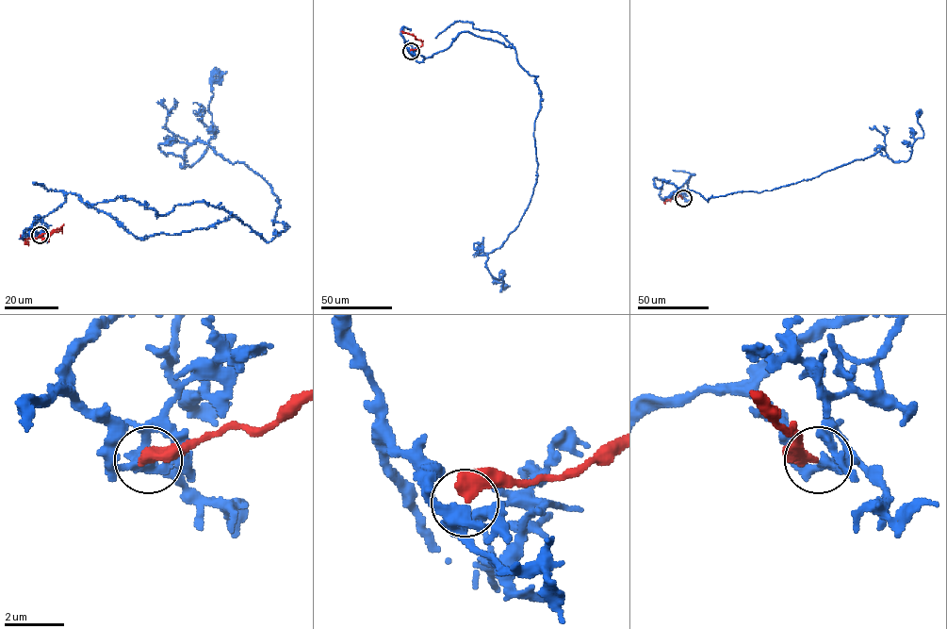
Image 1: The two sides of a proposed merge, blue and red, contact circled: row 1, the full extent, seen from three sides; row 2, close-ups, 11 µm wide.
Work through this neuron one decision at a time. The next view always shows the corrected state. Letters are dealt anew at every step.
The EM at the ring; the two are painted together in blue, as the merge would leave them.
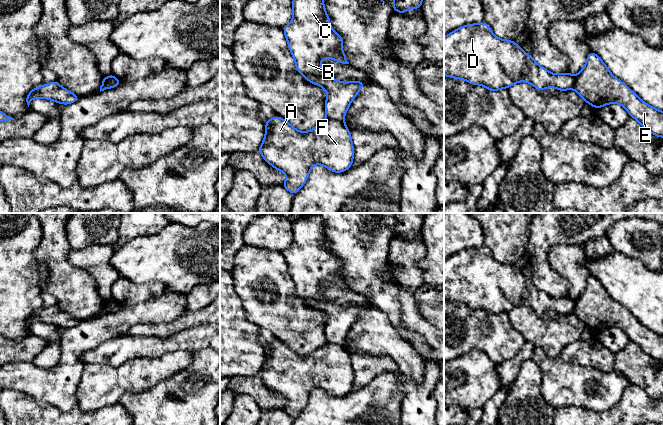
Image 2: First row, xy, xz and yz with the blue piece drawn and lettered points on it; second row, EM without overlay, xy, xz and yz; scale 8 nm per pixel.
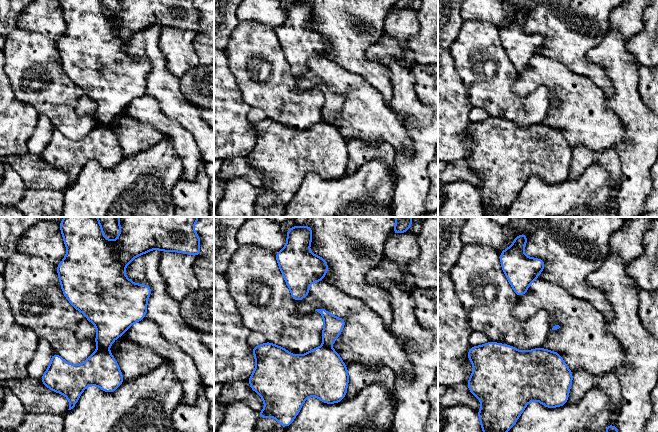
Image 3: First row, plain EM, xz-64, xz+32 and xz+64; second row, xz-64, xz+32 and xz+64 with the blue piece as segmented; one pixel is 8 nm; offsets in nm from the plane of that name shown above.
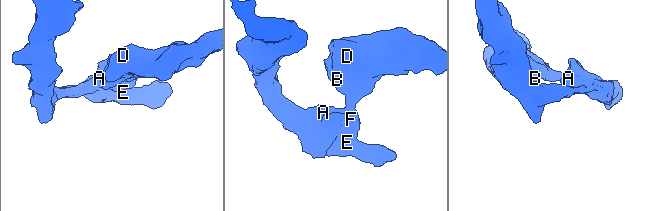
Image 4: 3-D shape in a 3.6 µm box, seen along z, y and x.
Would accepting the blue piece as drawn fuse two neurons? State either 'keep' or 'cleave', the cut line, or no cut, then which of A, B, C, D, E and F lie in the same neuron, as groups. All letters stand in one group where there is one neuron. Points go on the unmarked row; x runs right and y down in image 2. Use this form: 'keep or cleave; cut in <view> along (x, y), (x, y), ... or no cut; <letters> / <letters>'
cleave; cut in xz along (327, 341), (342, 345); A E F / B C D

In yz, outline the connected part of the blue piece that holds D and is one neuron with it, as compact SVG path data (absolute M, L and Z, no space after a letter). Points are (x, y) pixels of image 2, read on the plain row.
M483 245L462 250L444 261L444 299L464 303L473 309L483 309L492 316L508 313L521 305L532 308L538 315L549 311L567 315L573 312L576 304L570 296L550 297L546 292L538 289L534 282L526 278L513 264L496 261L490 250Z

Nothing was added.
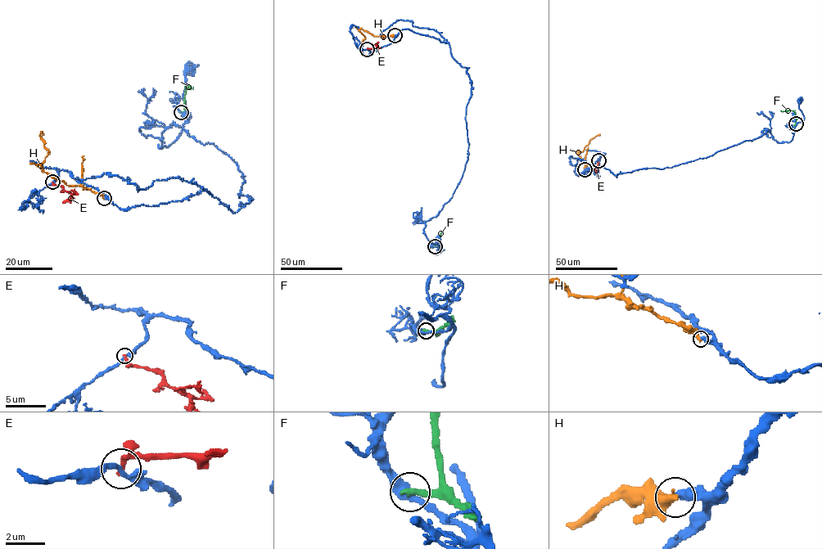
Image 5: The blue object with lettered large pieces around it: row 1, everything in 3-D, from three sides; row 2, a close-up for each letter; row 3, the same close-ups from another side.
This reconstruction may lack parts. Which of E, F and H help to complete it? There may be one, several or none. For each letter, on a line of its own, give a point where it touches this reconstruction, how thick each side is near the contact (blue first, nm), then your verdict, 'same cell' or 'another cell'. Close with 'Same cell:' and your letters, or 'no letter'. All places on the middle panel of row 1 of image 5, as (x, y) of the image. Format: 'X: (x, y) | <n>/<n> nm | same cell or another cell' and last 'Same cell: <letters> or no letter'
E: (367, 49) | 260/260 nm | another cell
F: (435, 246) | 400/320 nm | another cell
H: (395, 35) | 480/440 nm | another cell
Same cell: no letter

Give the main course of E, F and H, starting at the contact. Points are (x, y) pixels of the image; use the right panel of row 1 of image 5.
E: (598, 161), (597, 172)
F: (796, 123), (794, 111), (780, 110)
H: (584, 169), (585, 163), (577, 152), (581, 152), (590, 140), (600, 134)

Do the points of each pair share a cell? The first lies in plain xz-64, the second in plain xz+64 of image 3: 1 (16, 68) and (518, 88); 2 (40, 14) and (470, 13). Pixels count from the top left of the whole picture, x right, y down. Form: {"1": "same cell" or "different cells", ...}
{"1": "different cells", "2": "same cell"}

